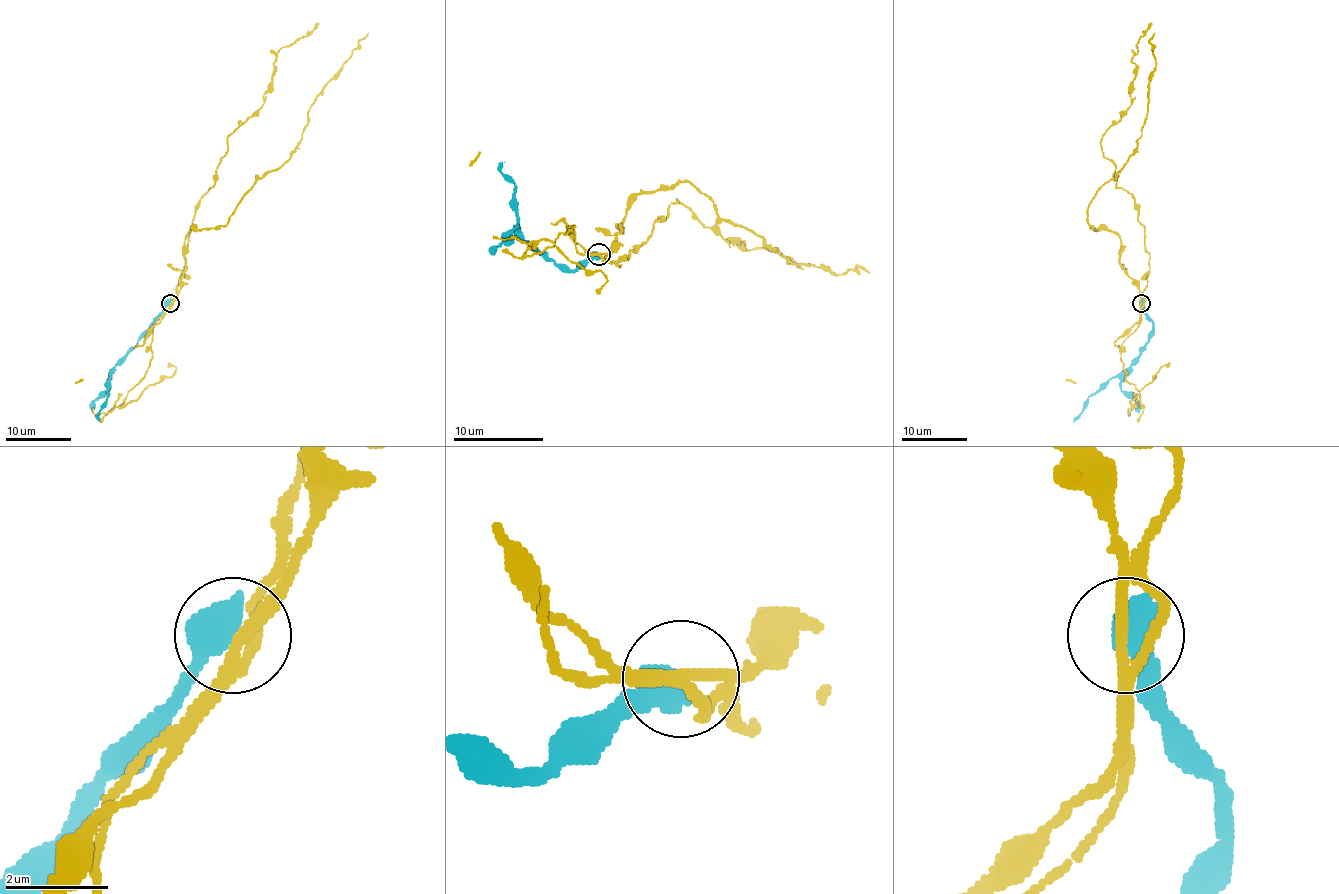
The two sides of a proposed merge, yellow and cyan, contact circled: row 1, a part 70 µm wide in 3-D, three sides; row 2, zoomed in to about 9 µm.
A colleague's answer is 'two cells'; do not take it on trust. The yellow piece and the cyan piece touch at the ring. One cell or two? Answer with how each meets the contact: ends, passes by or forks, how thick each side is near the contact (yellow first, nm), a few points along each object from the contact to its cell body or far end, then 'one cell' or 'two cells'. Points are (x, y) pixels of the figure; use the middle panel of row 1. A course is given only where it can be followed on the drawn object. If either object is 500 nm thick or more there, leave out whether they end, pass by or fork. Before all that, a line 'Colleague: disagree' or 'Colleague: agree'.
Colleague: agree
190 nm thick on the yellow side, 700 nm on the other; yellow runs (598, 253), (612, 251), (636, 195), (688, 181), (720, 215), (787, 262), (834, 274), (863, 267), (870, 274); cyan runs (598, 253), (587, 258), (576, 269), (562, 269), (542, 256), (520, 231), (515, 184), (499, 170), (504, 161); two cells

